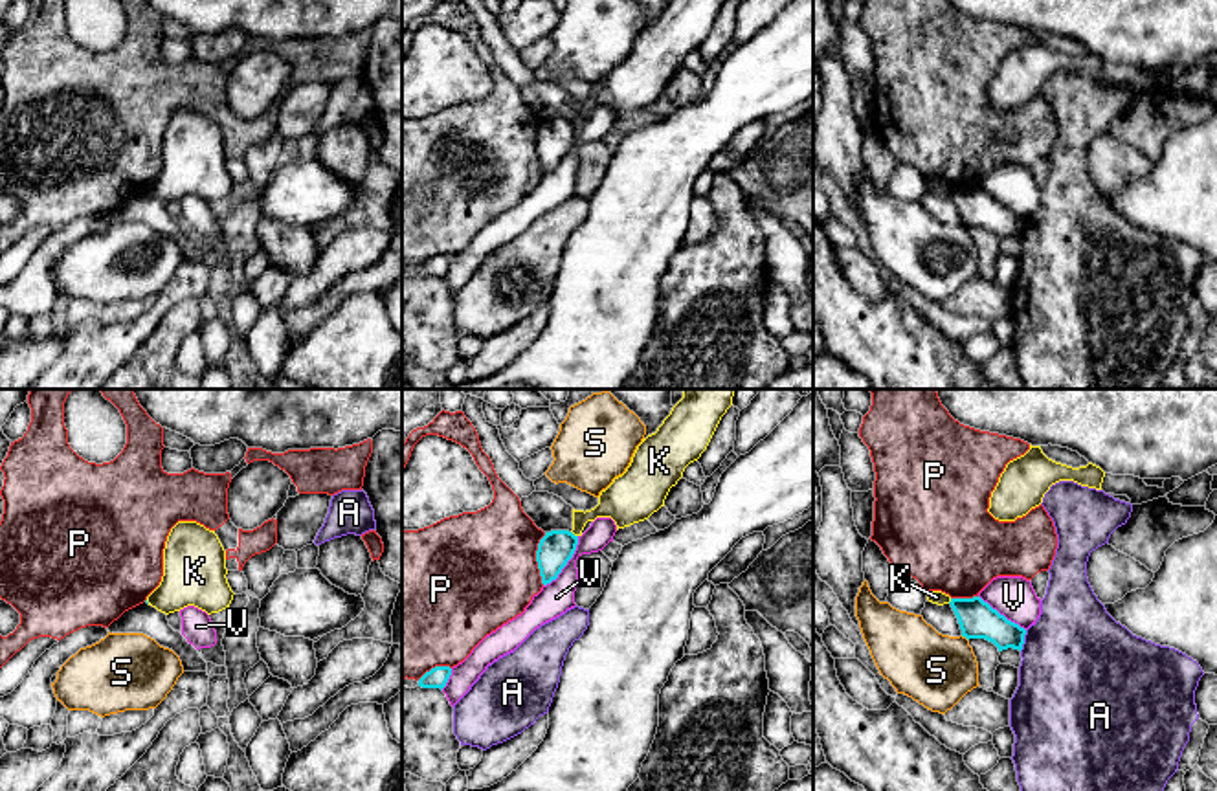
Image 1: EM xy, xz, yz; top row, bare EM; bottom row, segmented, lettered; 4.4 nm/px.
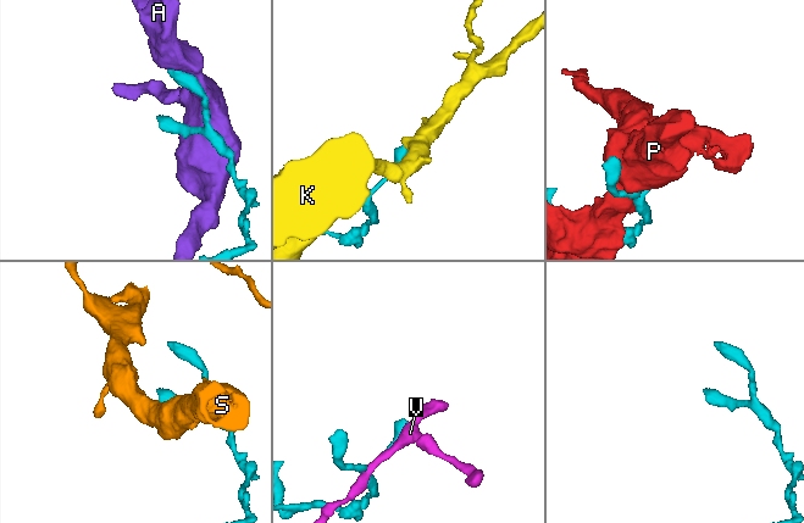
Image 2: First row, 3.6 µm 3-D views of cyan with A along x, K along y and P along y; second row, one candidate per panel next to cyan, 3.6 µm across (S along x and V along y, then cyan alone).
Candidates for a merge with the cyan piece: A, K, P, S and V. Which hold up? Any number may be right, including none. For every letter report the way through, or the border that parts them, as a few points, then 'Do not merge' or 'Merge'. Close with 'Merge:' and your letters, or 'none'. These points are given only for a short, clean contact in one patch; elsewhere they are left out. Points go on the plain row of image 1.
A: Do not merge
K: Boundary: xz (571, 120), (577, 125). Do not merge
P: Do not merge
S: Boundary: yz (960, 224), (968, 230). Do not merge
V: Do not merge
Merge: none

